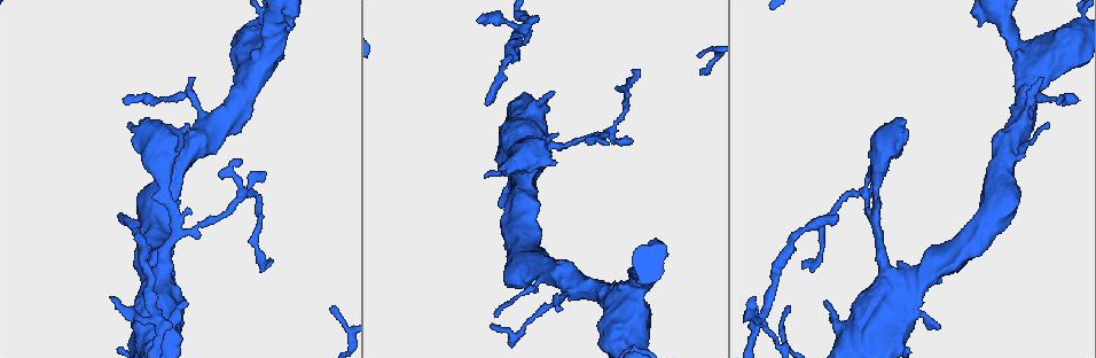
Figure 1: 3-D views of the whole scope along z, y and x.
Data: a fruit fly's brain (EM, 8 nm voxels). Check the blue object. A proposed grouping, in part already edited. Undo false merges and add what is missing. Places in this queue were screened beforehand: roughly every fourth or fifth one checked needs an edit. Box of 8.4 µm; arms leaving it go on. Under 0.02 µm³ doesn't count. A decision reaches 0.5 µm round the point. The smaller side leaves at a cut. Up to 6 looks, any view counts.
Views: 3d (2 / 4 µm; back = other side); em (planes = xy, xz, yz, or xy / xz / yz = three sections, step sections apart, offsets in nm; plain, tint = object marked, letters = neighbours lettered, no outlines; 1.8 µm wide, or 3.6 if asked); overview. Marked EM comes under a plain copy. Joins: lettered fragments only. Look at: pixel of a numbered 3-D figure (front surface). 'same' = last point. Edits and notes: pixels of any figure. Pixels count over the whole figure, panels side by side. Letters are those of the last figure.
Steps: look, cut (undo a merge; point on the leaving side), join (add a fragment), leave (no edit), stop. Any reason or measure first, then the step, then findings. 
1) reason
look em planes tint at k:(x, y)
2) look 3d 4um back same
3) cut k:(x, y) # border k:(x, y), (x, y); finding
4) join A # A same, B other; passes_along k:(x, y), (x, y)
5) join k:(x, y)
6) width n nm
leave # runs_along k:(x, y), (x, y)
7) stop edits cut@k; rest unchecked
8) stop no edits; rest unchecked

two arms in line, one across
look 3d 4um at 1:(1022, 119)

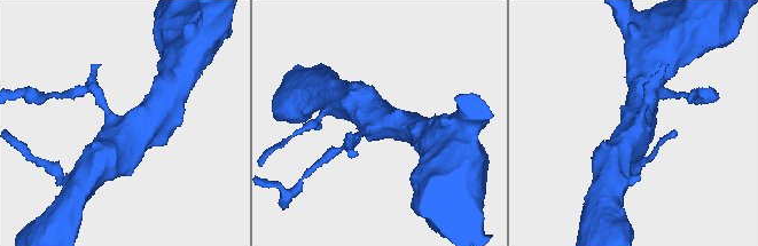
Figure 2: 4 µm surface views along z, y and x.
arms 3; arm_widths 160, 460, 480 nm; need the tissue
look em 3.6um xy step 16 tint at 2:(638, 129)

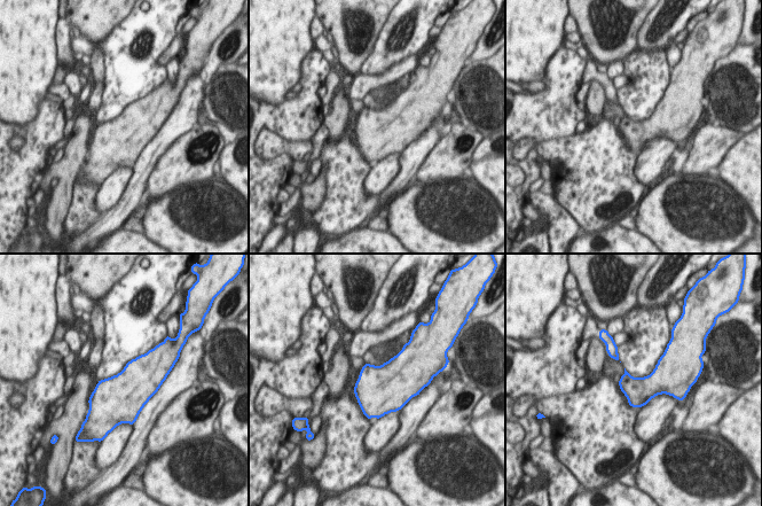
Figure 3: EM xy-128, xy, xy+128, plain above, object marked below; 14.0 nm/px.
another direction
look em 3.6um planes letters same

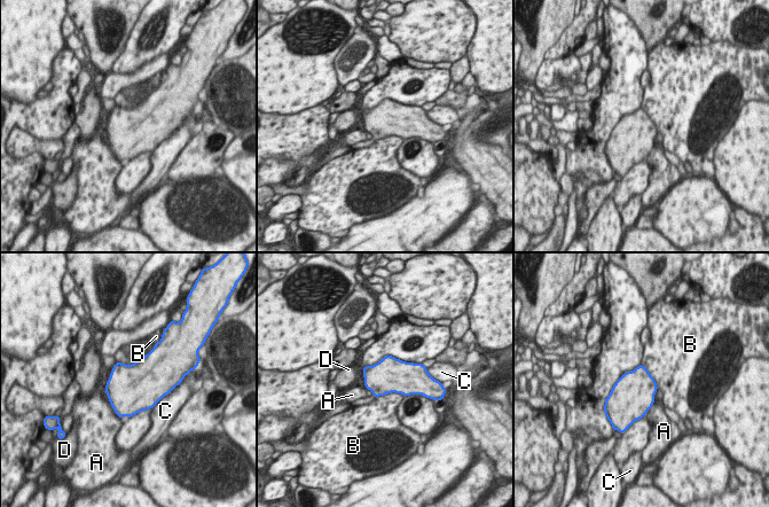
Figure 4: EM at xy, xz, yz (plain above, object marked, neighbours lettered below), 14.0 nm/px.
leave # A other, B other, C other, D other; border 4:(403, 395), (387, 392), (376, 398); continuous, no second neuron

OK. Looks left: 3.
an open end
look em planes letters at 1:(119, 212)

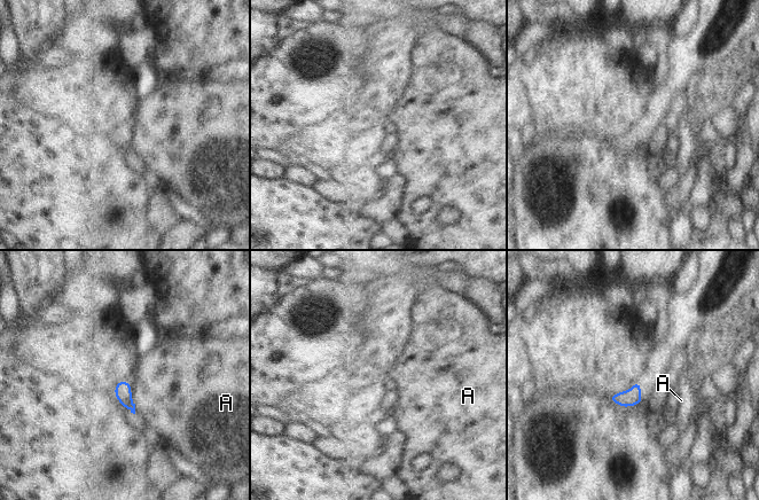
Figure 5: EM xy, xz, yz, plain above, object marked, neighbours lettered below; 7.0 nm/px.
width 110 nm
leave # A other; border 5:(128, 382), (135, 413); none of them fits

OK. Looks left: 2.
an open end
look 3d 2um back at 1:(827, 299)

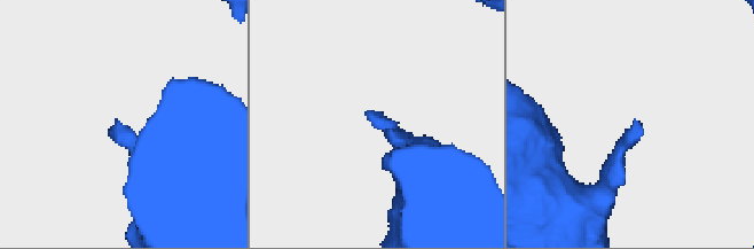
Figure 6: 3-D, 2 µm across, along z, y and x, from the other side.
look em planes letters at 6:(372, 120)

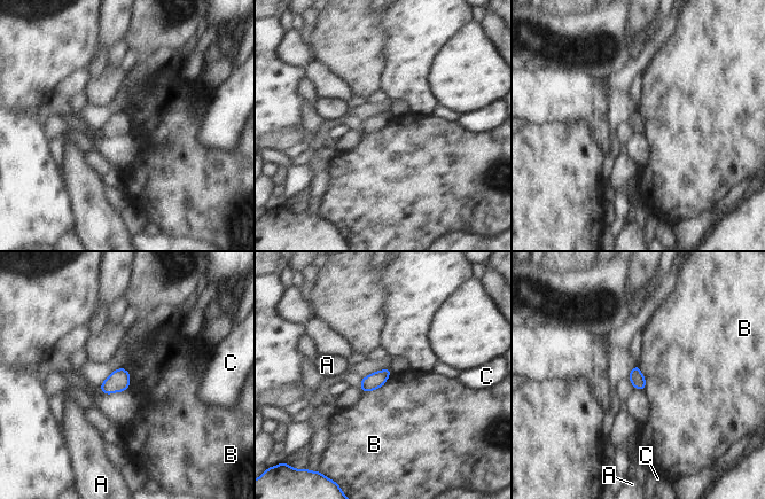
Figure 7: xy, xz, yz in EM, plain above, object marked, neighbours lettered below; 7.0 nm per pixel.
longest_contact B 200 nm
leave # A other, B other, C other; border 7:(638, 363), (646, 379), (646, 389); none of them fits

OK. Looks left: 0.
stop no edits; rest unchecked

